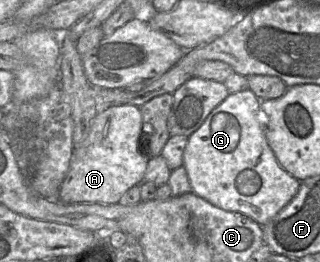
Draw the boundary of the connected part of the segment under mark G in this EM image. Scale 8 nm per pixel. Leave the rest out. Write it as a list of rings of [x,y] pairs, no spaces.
[[[250,90],[229,94],[214,108],[203,124],[188,137],[183,153],[192,193],[229,212],[239,212],[259,225],[265,225],[296,195],[300,181],[278,163],[265,137],[260,100]]]

